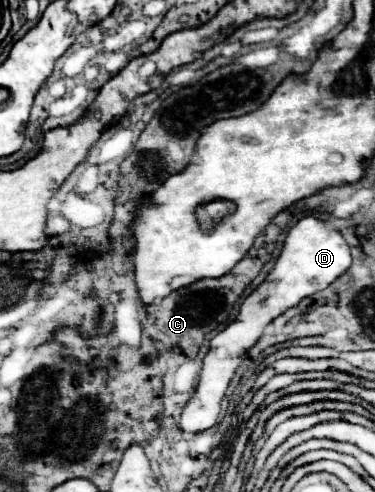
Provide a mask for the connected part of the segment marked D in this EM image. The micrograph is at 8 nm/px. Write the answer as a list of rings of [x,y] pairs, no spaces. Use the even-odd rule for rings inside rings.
[[[316,217],[300,219],[290,229],[284,241],[282,253],[274,269],[268,273],[266,281],[254,293],[246,297],[246,301],[239,309],[238,319],[212,339],[210,351],[204,357],[198,389],[194,391],[194,397],[188,401],[188,405],[182,411],[182,419],[180,419],[182,431],[198,433],[198,431],[214,427],[218,421],[220,403],[230,385],[230,379],[234,377],[234,371],[240,367],[242,357],[246,357],[246,351],[250,351],[250,347],[260,339],[266,323],[282,315],[286,309],[296,307],[304,297],[310,297],[326,289],[334,279],[338,279],[342,273],[348,271],[350,263],[352,263],[350,247],[338,231],[328,229],[326,223]]]

